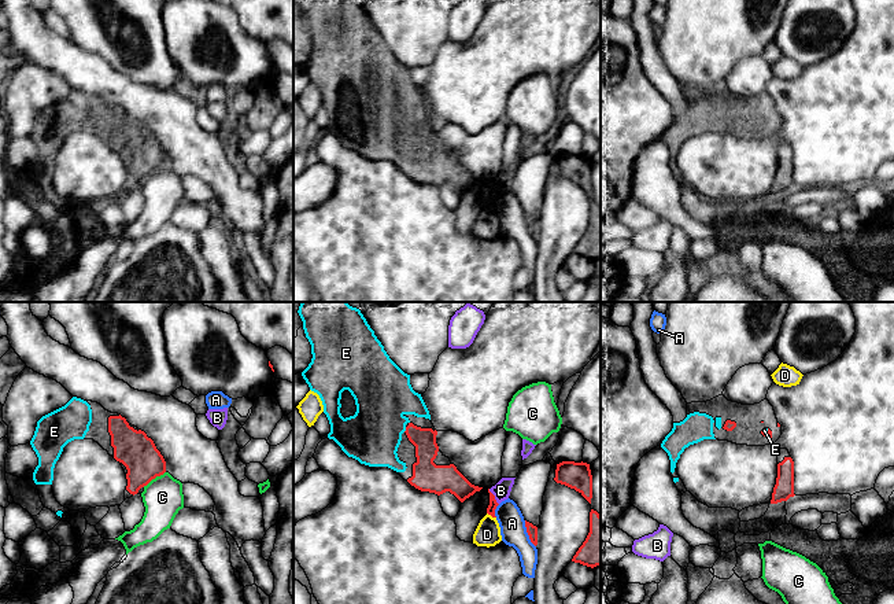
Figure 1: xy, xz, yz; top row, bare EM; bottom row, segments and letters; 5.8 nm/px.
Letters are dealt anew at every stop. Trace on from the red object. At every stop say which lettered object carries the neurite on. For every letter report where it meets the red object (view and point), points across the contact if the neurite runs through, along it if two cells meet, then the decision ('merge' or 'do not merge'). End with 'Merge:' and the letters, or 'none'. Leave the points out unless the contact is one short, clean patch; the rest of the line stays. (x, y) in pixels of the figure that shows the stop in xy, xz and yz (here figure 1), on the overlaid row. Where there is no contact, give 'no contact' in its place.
A: xz (528, 534) | do not merge
B: xz (494, 497) | along xz (488, 489), (498, 504) | do not merge
C: xy (154, 478) | along xy (165, 471), (143, 486) | do not merge
D: xz (491, 515) | along xz (487, 512), (495, 518) | do not merge
E: xz (406, 430) | merge
Merge: E

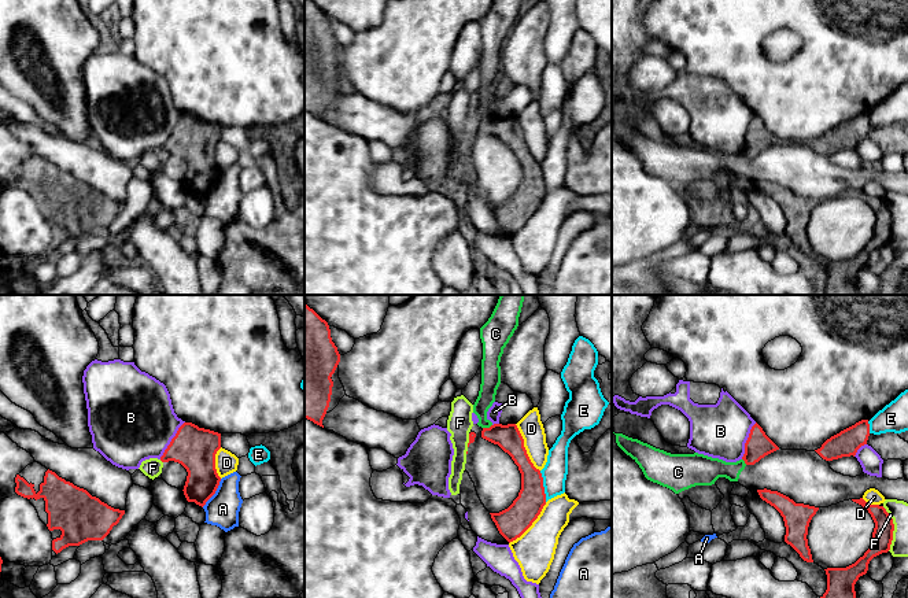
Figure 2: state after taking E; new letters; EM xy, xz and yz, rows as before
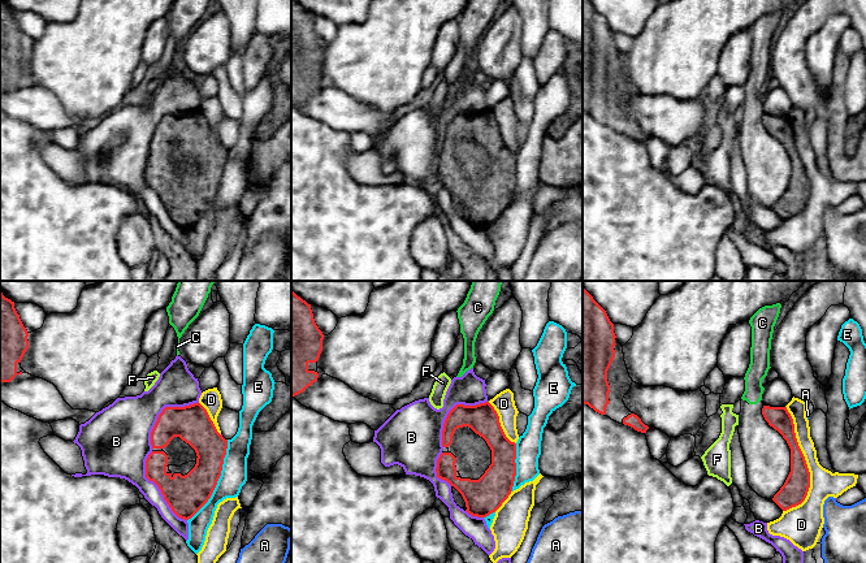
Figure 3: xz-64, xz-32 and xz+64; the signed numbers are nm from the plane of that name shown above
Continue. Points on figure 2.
A: xy (214, 493) | do not merge
B: xy (172, 440) | do not merge
C: xz (487, 428) | along xz (491, 424), (483, 428) | do not merge
D: xz (524, 447) | do not merge
E: xz (542, 486) | do not merge
F: yz (893, 528) | do not merge
Merge: none

